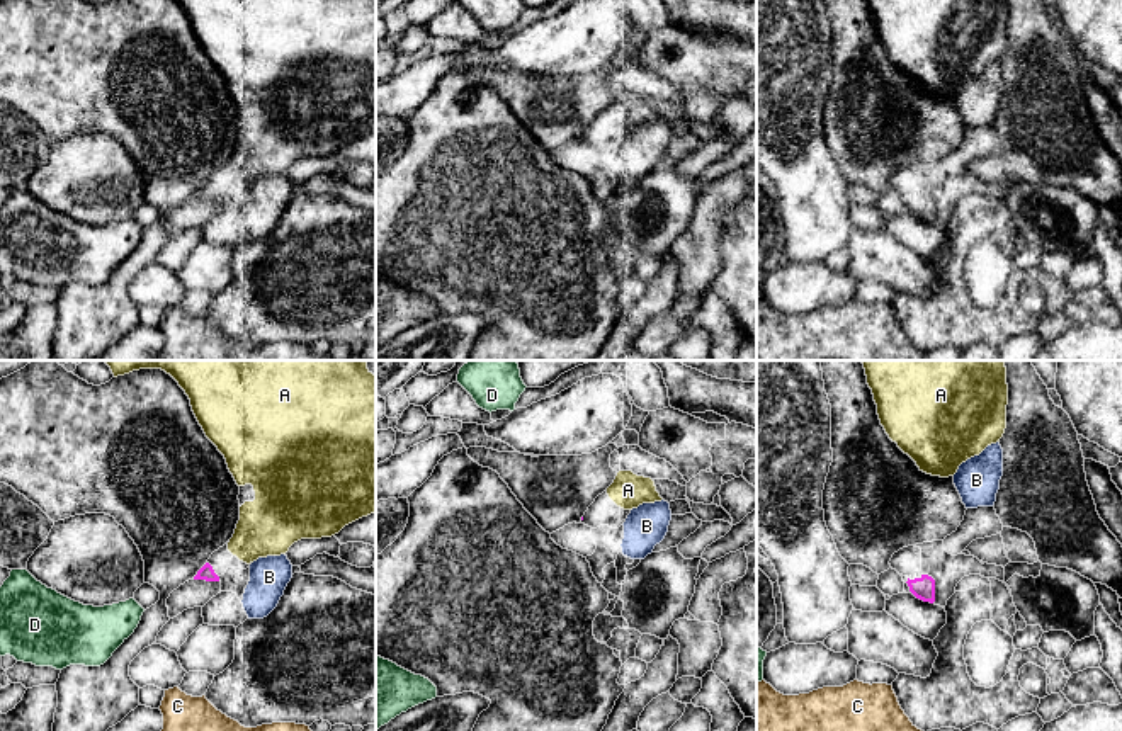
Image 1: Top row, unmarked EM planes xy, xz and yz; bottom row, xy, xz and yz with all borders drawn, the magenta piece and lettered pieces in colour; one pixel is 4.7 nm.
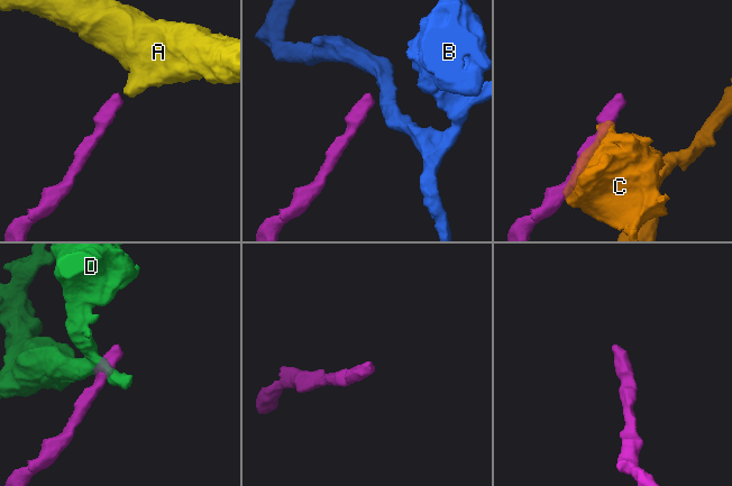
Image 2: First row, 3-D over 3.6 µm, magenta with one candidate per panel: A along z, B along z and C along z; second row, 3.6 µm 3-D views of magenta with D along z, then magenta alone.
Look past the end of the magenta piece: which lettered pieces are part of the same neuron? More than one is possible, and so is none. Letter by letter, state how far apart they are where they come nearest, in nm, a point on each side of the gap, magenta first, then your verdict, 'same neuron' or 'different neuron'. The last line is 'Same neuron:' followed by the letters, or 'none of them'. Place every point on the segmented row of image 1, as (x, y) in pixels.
A: 110 nm apart; from magenta across xy (211, 566), (228, 549); same neuron
B: 130 nm apart; from magenta across xy (218, 580), (245, 589); different neuron
C: 420 nm apart; from magenta across yz (923, 600), (891, 685); different neuron
D: 280 nm apart; from magenta across xy (194, 578), (143, 609); different neuron
Same neuron: A

